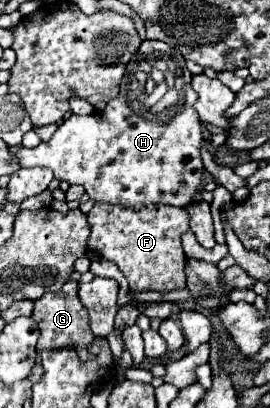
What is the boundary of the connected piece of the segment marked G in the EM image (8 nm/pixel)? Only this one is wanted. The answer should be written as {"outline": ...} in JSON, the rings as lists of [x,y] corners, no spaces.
{"outline":[[[68,280],[60,292],[44,294],[44,298],[34,302],[32,318],[40,326],[40,338],[38,338],[38,350],[54,350],[54,348],[76,348],[80,354],[80,360],[88,360],[86,346],[92,342],[94,334],[90,332],[88,324],[88,312],[84,312],[84,306],[80,306],[78,298],[78,284]]]}

